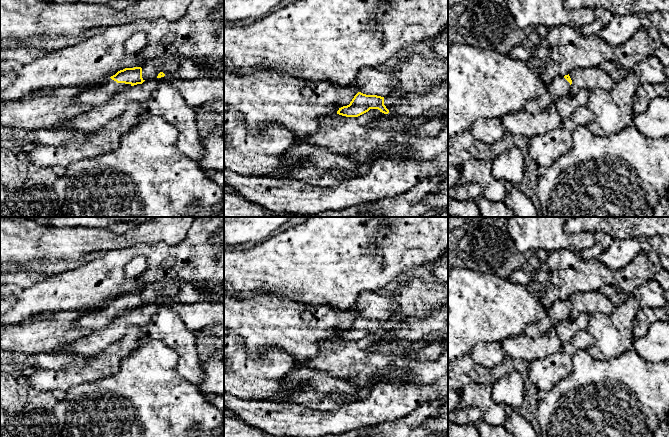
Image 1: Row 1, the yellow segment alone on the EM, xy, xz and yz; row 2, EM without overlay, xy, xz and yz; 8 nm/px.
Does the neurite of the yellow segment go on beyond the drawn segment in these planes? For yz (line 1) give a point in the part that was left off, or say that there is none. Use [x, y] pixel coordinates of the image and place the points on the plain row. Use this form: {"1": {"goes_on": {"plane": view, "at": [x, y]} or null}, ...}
{"1": {"goes_on": {"plane": "yz", "at": [560, 311]}}}

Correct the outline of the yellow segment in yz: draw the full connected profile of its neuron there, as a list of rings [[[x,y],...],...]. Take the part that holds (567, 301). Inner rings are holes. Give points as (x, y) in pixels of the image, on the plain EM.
[[[568,299],[556,301],[550,309],[547,310],[547,319],[544,323],[544,329],[555,327],[559,322],[569,318],[572,304]]]

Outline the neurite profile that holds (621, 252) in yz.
[[[639,238],[615,239],[598,260],[614,272],[624,268],[642,252]]]

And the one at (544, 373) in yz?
[[[578,330],[567,344],[561,345],[558,352],[527,363],[530,381],[540,393],[550,390],[572,371],[572,356],[594,344],[592,335],[586,330]]]

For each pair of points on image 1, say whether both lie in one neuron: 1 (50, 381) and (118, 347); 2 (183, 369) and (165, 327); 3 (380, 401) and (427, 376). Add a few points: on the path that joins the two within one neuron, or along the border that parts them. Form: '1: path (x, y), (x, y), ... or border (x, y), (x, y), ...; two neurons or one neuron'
1: path (67, 378), (89, 373), (101, 364); one neuron
2: path (184, 359), (183, 345), (175, 337); one neuron
3: border (393, 373), (404, 370), (421, 383), (437, 378); two neurons

